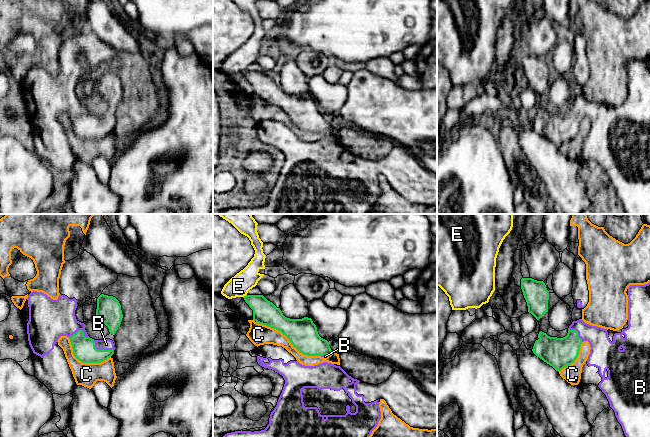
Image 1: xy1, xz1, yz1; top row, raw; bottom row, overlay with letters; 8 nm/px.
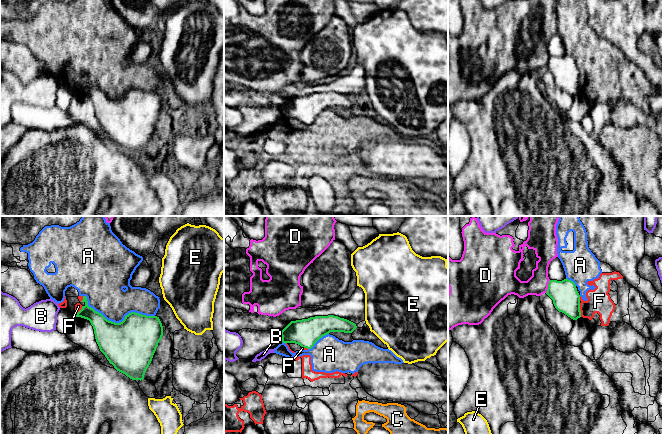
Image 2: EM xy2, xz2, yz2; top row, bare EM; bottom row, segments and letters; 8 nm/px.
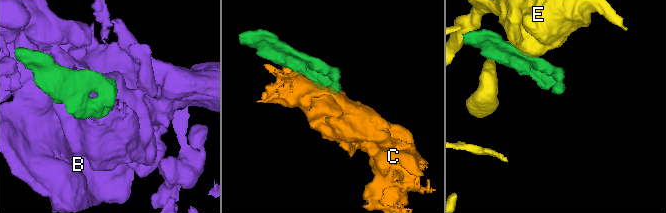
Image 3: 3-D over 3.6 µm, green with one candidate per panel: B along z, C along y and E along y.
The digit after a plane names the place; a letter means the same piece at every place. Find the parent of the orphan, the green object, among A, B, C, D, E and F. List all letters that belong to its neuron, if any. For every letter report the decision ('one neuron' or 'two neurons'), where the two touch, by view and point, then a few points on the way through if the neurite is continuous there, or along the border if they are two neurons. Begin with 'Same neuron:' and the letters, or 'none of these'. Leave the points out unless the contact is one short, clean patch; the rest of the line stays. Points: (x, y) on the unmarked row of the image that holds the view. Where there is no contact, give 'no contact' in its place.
Same neuron: B
A: two neurons; contact xy2 (116, 99)
B: one neuron; contact xy1 (101, 126)
C: two neurons; contact xz1 (289, 116)
D: two neurons; contact yz2 (548, 62); border yz2 (550, 56), (545, 68)
E: two neurons; contact xz1 (244, 72); border xz1 (246, 70), (243, 73)
F: two neurons; contact yz2 (579, 86); border yz2 (579, 79), (581, 92)

